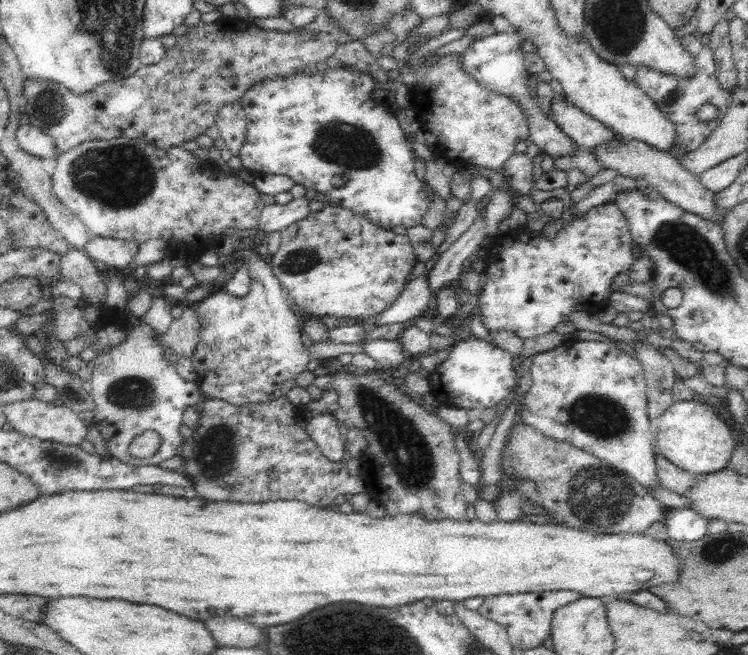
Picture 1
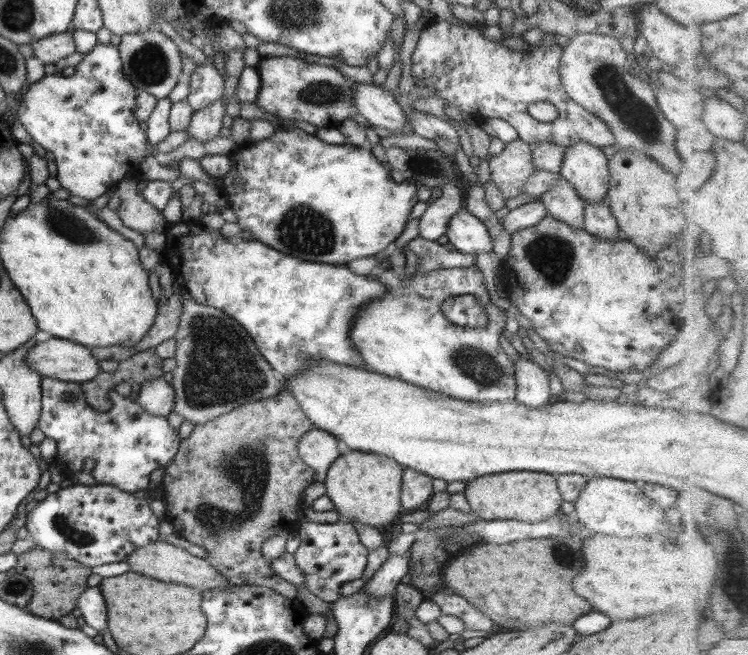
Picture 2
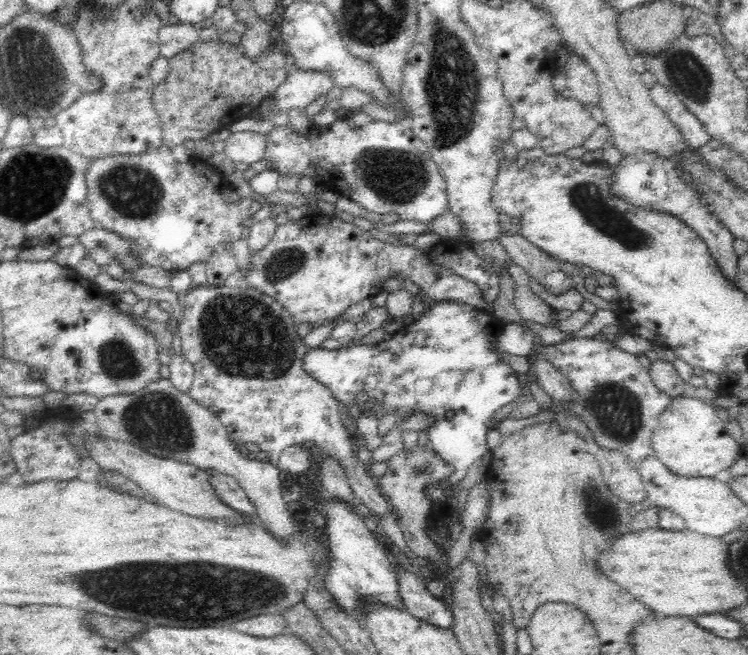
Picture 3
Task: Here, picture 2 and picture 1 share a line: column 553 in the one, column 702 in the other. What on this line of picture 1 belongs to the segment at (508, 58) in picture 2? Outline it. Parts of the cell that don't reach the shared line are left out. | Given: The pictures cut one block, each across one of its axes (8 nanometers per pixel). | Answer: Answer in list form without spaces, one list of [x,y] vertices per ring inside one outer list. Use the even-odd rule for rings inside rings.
[[[697,32],[679,38],[680,44],[688,51],[693,58],[695,71],[689,77],[664,73],[650,69],[650,67],[639,66],[633,81],[654,101],[654,104],[663,112],[676,129],[676,144],[669,152],[673,157],[678,157],[684,152],[692,152],[700,147],[706,138],[714,132],[714,129],[722,122],[726,111],[732,104],[732,92],[722,89],[718,85],[716,77],[716,63],[714,54],[709,45],[702,44],[700,34]],[[702,104],[712,104],[718,109],[718,116],[710,122],[702,122],[696,116],[696,110]]]

